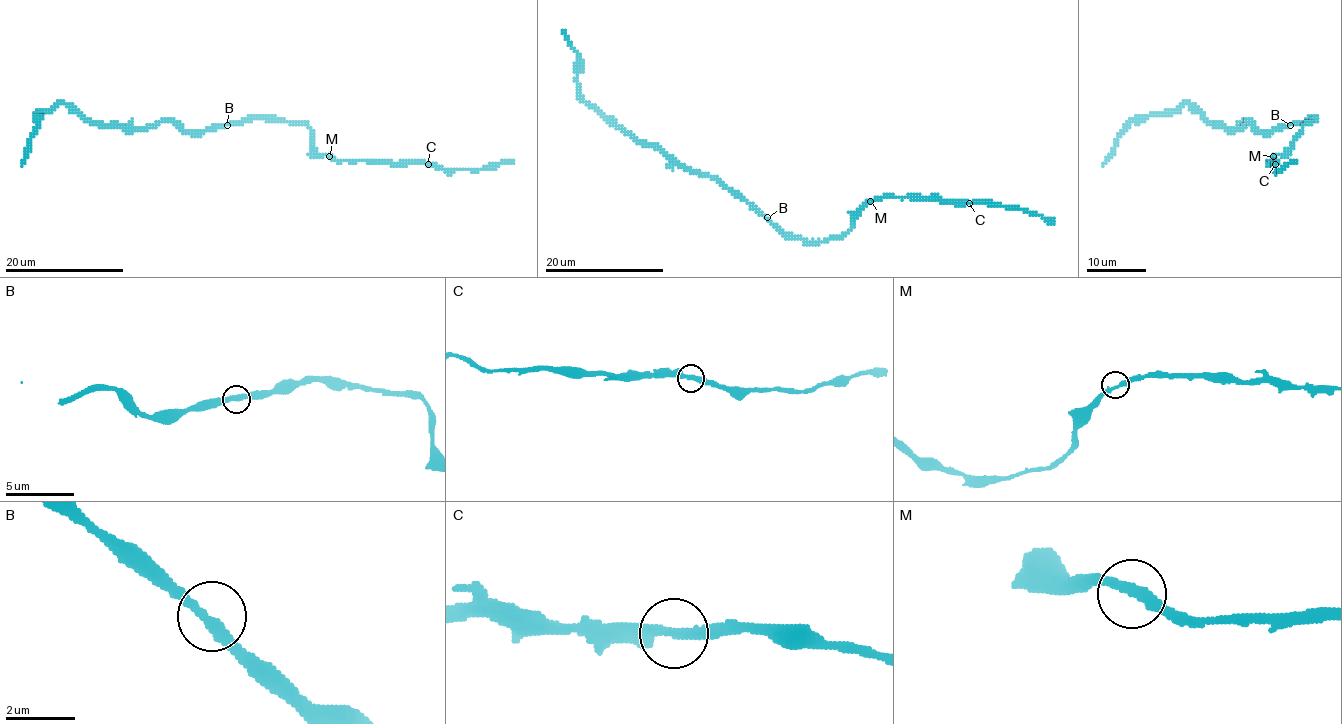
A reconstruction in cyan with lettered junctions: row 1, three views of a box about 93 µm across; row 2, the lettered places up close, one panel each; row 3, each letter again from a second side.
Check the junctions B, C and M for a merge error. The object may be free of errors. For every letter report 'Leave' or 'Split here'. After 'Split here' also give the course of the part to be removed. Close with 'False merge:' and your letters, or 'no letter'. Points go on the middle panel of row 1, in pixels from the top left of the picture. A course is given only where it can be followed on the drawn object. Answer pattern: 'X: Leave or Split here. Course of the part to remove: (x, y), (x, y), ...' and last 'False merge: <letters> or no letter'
B: Leave
C: Leave
M: Leave
False merge: no letter

